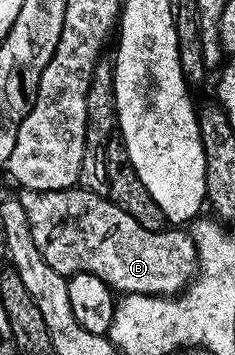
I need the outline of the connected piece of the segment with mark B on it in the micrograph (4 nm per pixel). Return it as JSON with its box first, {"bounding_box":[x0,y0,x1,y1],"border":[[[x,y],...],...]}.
{"bounding_box":[18,187,197,298],"border":[[[83,187],[58,191],[20,189],[18,196],[22,211],[26,211],[26,223],[30,223],[30,235],[34,235],[34,247],[42,251],[42,259],[46,259],[54,271],[65,275],[89,273],[102,279],[102,283],[120,295],[145,293],[148,297],[167,298],[179,294],[197,275],[195,243],[191,232],[183,228],[165,227],[150,231],[132,216],[126,215],[126,211],[122,211],[122,207],[114,204],[105,194]]]}

